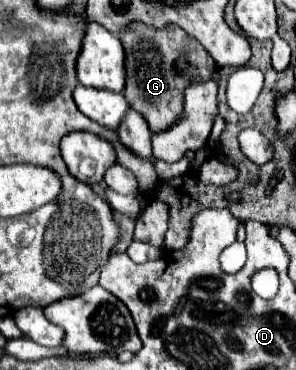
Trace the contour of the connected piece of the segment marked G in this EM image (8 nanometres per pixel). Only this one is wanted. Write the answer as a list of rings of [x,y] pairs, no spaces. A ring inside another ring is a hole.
[[[143,24],[129,26],[119,34],[125,48],[125,68],[127,68],[127,84],[123,96],[127,104],[137,110],[149,124],[151,134],[169,130],[183,114],[183,92],[193,82],[211,80],[215,72],[215,60],[195,42],[195,38],[187,36],[179,26],[167,26],[167,30],[155,30]],[[177,60],[187,60],[187,68],[179,70]]]

